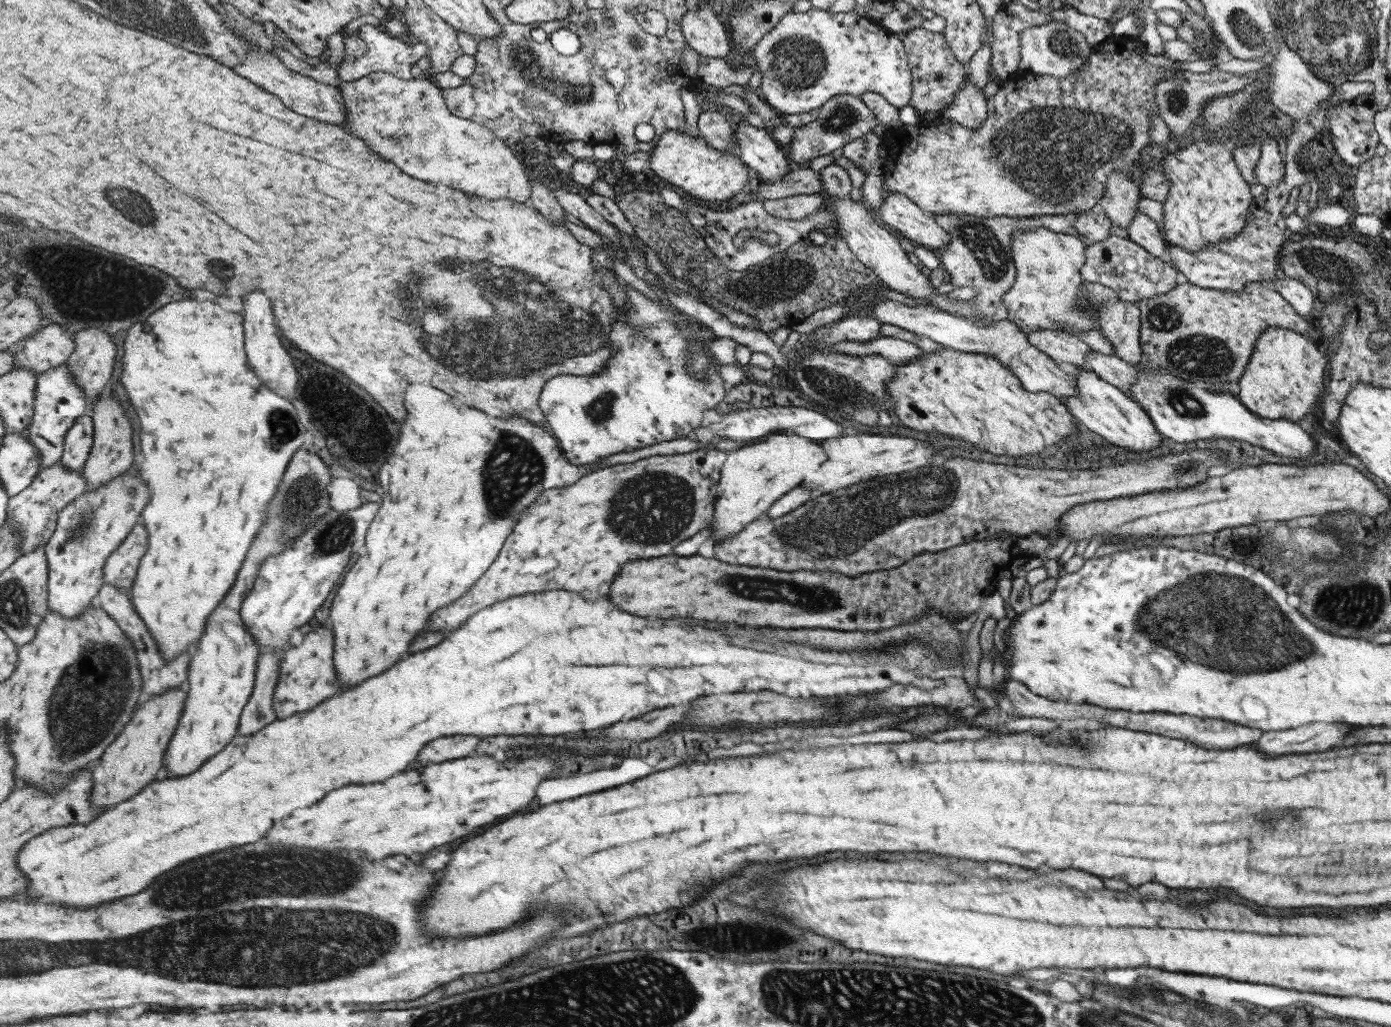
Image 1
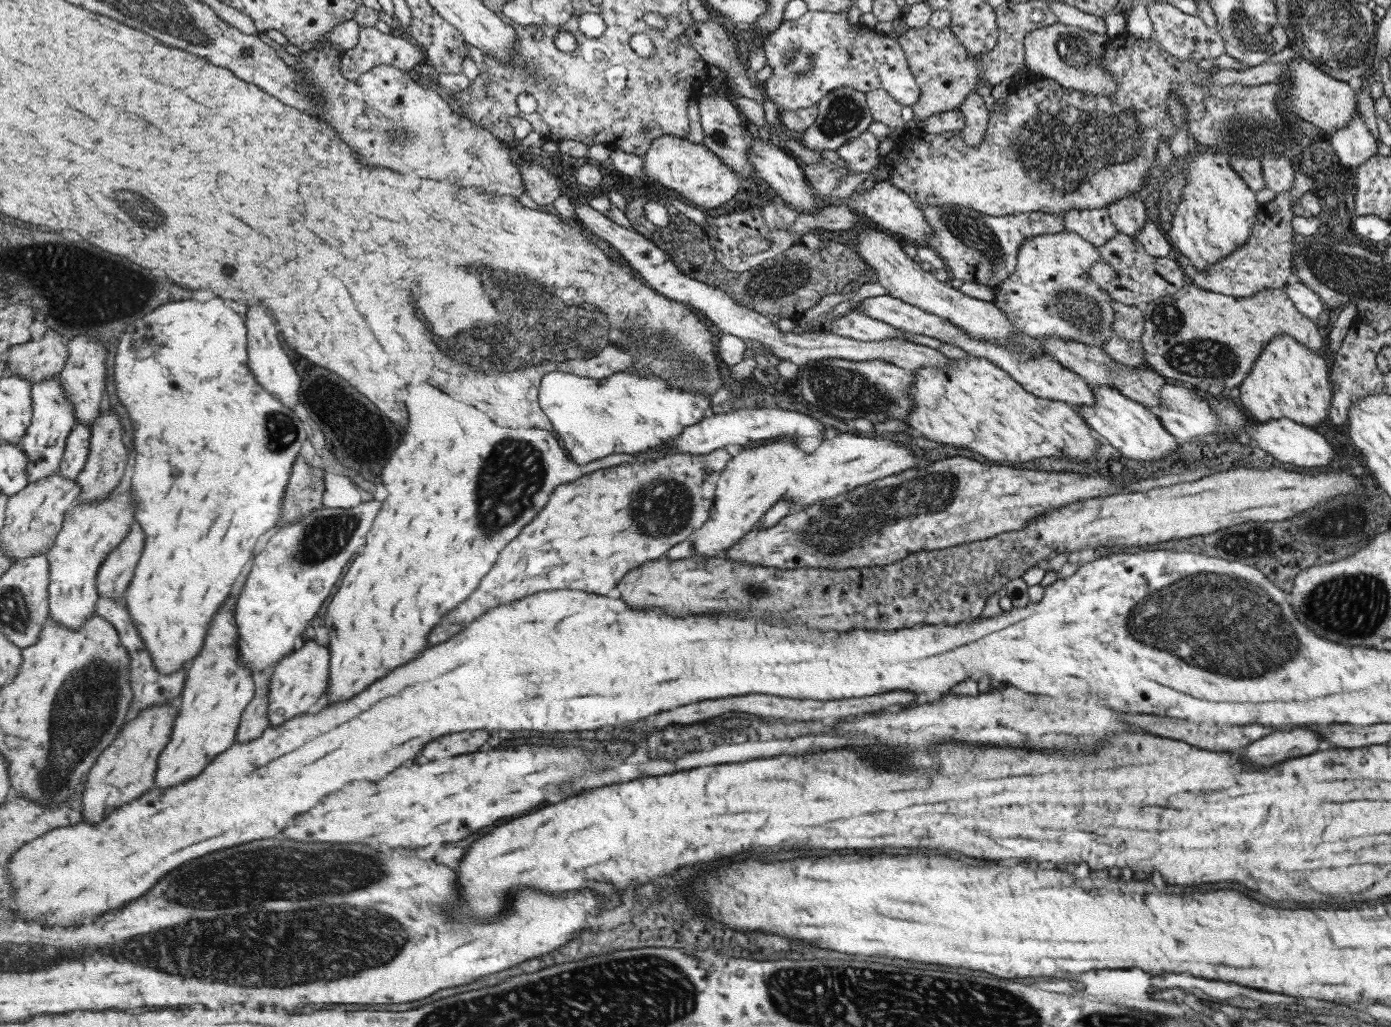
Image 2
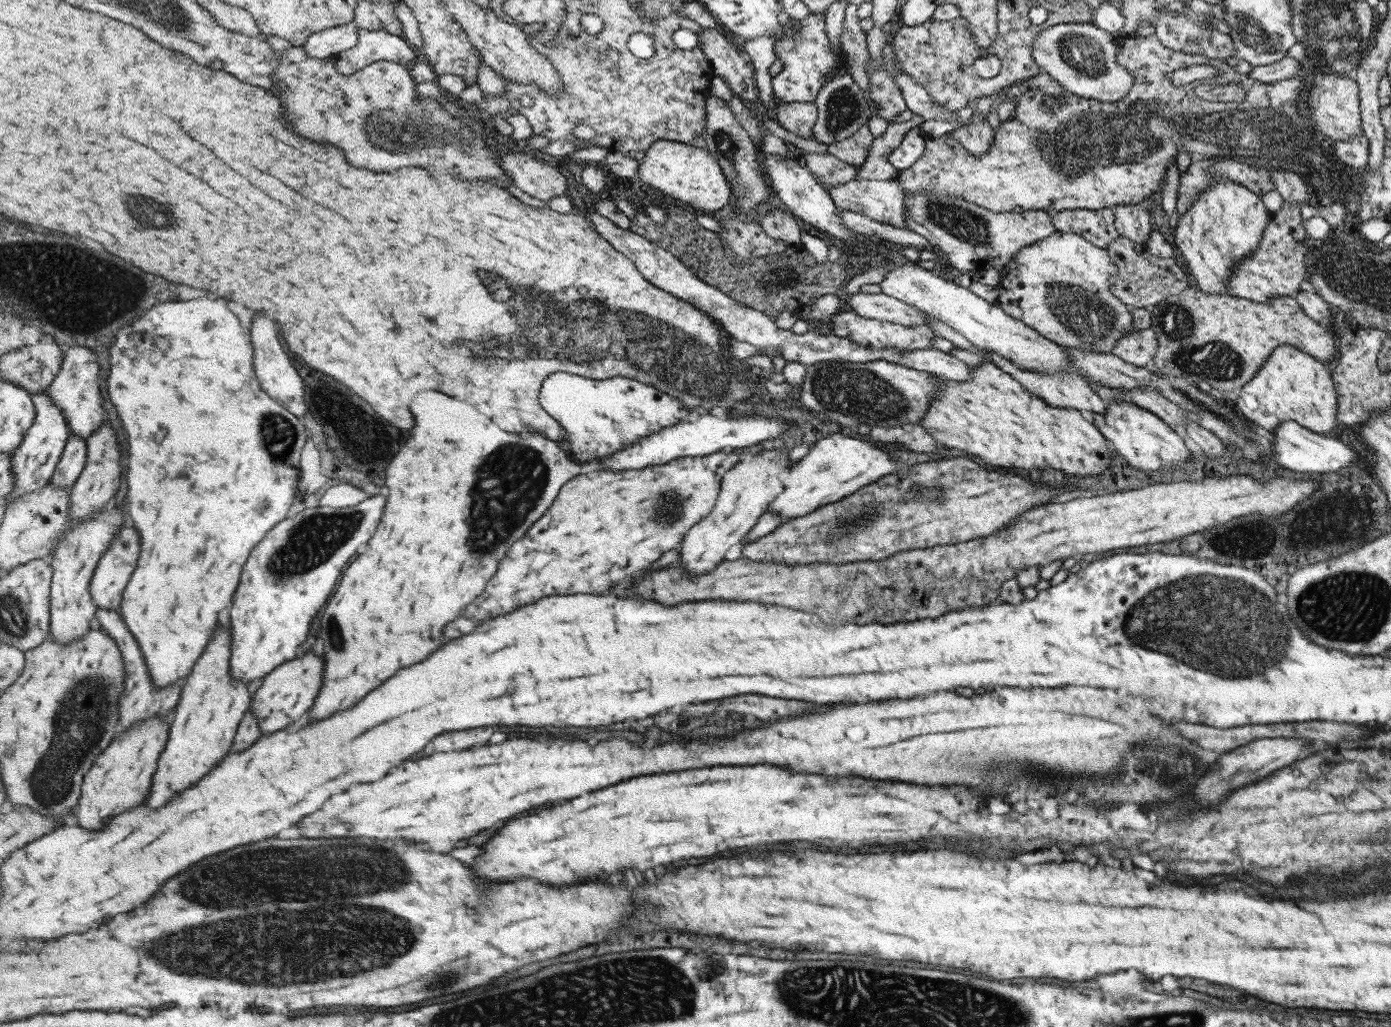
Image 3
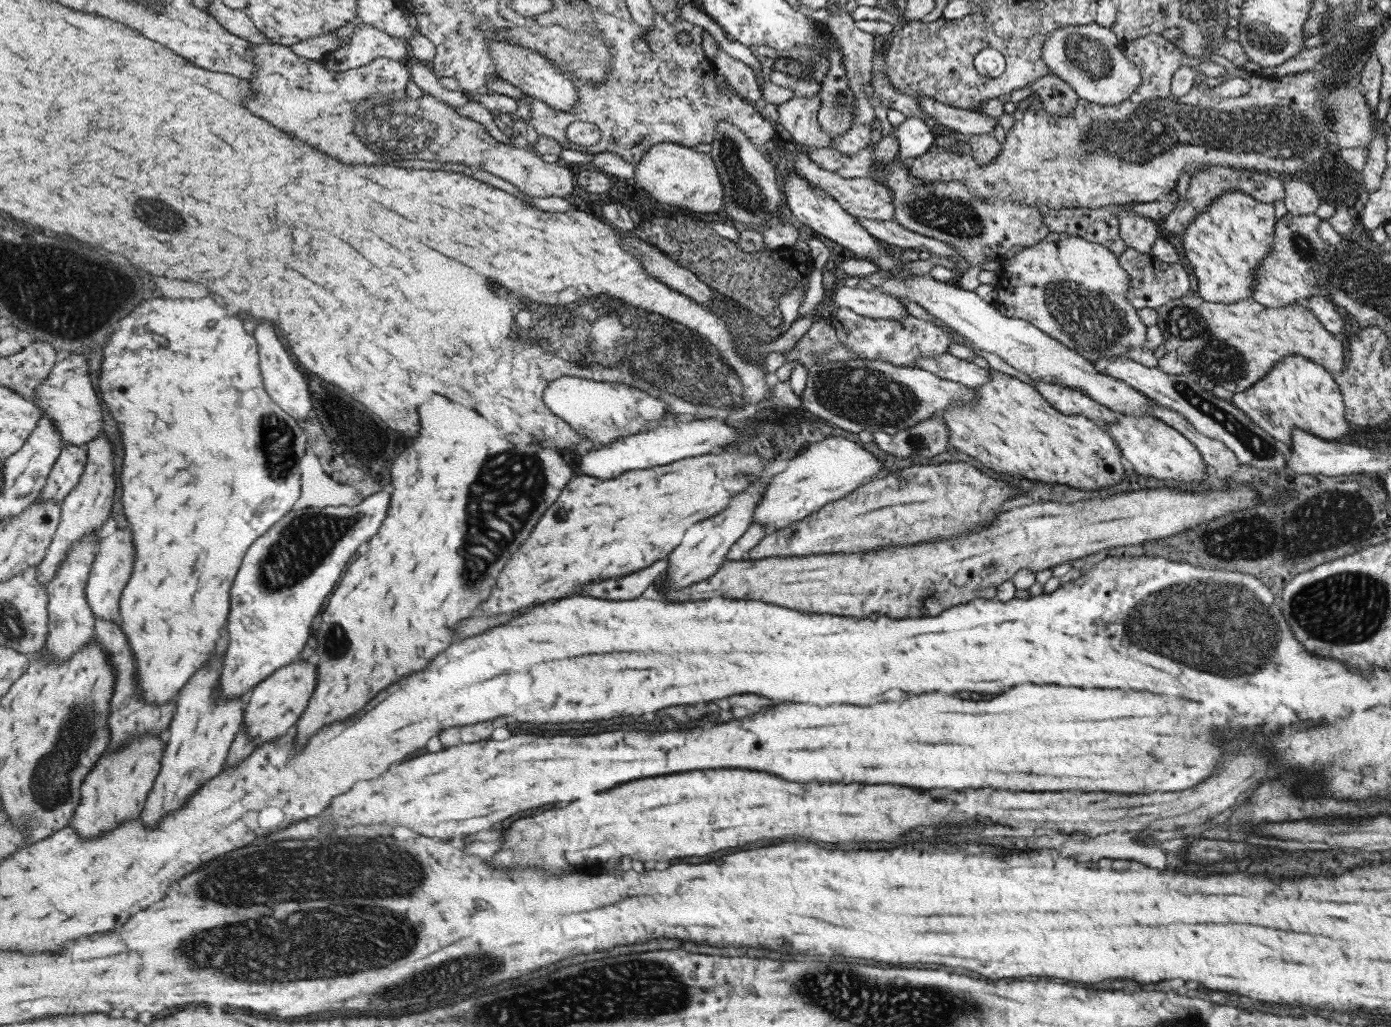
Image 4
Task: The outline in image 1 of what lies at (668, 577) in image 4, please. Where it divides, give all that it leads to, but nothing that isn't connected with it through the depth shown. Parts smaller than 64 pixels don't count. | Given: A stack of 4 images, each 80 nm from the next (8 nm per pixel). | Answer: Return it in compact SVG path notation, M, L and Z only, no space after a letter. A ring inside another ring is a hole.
M777 432L767 435L759 443L732 446L726 452L725 464L721 468L715 510L709 524L713 543L722 542L727 535L739 534L746 524L765 515L773 501L799 485L812 468L823 462L822 443L798 434Z

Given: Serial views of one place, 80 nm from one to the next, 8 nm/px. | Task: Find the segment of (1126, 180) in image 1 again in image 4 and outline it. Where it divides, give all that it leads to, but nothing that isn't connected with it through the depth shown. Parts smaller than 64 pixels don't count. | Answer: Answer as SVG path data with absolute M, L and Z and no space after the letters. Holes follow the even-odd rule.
M1133 211L1118 214L1118 233L1127 247L1134 248L1141 255L1150 254L1152 244L1159 236L1159 227L1148 218L1133 216Z

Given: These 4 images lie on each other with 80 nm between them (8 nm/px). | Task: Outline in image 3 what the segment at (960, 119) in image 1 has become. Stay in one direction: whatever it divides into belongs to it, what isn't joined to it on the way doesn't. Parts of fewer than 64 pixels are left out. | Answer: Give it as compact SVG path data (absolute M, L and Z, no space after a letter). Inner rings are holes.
M974 113L966 127L955 130L953 140L969 151L970 155L982 155L993 142L993 130L981 116Z

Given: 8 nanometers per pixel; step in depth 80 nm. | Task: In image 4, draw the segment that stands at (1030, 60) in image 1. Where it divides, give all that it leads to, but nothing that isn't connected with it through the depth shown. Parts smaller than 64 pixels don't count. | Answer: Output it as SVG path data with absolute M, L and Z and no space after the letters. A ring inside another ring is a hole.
M1095 22L1051 31L1042 42L1040 59L1050 72L1073 89L1079 99L1092 103L1119 104L1140 86L1139 69L1123 56L1114 32Z

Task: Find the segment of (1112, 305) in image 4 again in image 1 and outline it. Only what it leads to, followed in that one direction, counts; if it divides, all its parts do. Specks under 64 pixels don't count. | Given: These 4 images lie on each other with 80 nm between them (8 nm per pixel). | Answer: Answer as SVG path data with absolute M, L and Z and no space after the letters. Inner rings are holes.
M1045 227L1017 231L1010 236L1010 253L1015 269L1013 284L1002 296L1002 303L1006 306L1007 316L1016 324L1023 334L1029 334L1037 329L1053 329L1055 332L1065 332L1063 327L1069 327L1071 332L1087 332L1095 329L1099 332L1098 322L1095 320L1094 308L1090 308L1084 300L1084 281L1080 277L1079 269L1084 262L1084 244L1070 234L1053 232Z

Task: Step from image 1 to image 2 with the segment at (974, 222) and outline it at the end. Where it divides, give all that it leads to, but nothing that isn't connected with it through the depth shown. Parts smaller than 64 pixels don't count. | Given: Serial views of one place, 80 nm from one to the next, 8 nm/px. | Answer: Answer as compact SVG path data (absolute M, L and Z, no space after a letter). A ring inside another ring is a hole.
M917 203L917 208L922 212L927 224L934 228L928 234L924 245L942 259L954 278L960 278L964 283L982 284L993 292L996 292L1000 284L1013 272L1018 248L1025 239L1065 231L1060 215L1042 212L989 216L967 207L954 207L952 204L929 206Z

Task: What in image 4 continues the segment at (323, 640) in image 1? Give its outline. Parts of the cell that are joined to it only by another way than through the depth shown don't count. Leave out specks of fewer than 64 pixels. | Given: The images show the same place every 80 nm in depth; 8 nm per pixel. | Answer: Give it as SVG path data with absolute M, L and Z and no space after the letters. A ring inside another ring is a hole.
M306 661L290 664L259 683L253 690L245 709L245 728L255 741L256 748L265 743L273 744L274 740L287 736L287 732L297 726L304 715L309 702L313 700L313 692L317 688L317 665Z

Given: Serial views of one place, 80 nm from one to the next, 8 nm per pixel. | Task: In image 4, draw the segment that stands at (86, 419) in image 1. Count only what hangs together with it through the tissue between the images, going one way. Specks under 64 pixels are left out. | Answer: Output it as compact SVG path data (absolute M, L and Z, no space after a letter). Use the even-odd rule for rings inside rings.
M64 445L41 497L45 500L65 500L81 482L87 464L88 451L85 446Z

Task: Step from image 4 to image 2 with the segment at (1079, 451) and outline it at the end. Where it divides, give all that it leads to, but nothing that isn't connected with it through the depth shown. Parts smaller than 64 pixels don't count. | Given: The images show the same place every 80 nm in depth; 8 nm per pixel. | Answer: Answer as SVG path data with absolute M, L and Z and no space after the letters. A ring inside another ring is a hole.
M971 356L963 360L951 359L951 364L945 370L919 368L913 371L913 375L912 387L908 388L913 408L906 414L905 423L918 430L927 440L967 448L993 462L1007 458L1013 462L1009 465L1021 467L1030 466L1033 459L1043 456L1067 456L1074 459L1071 461L1079 462L1087 460L1097 448L1097 440L1089 435L1085 421L1068 405L1032 396L989 360Z

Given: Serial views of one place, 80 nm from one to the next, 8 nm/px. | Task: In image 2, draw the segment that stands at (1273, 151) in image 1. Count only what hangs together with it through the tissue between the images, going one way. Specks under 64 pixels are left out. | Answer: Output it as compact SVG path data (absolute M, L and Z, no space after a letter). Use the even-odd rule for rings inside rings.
M1265 151L1260 159L1261 176L1264 186L1273 192L1283 192L1292 187L1293 168L1288 159L1279 153Z

